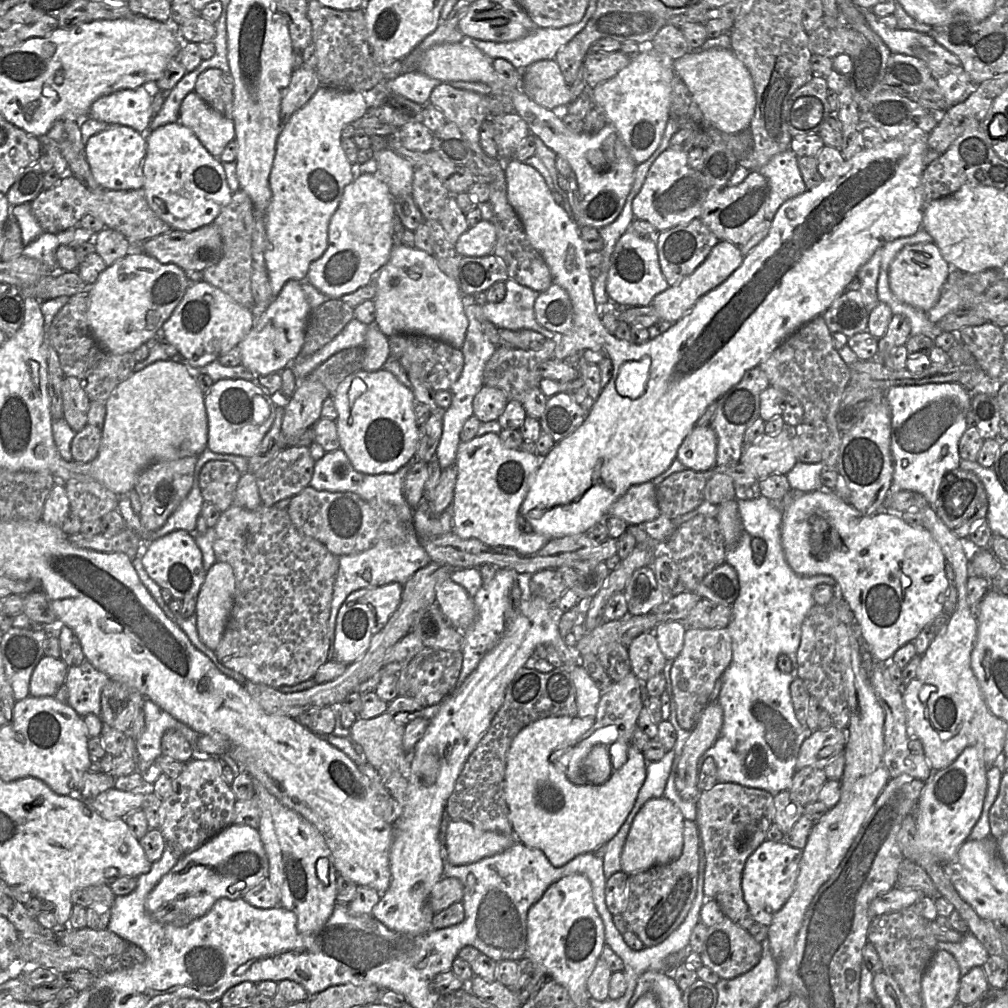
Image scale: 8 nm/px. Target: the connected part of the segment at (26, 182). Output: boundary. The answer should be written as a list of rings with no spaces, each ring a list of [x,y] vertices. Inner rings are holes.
[[[34,163],[20,172],[17,179],[6,193],[11,206],[31,203],[43,190],[45,172],[39,163]]]

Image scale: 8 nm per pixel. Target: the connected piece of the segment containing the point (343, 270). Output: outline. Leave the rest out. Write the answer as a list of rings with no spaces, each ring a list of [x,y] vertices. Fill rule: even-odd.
[[[362,173],[354,178],[345,187],[339,205],[330,219],[327,249],[320,258],[310,264],[306,280],[329,298],[340,299],[377,278],[392,249],[393,204],[394,197],[379,175]],[[356,206],[367,210],[369,237],[363,242],[357,241],[349,231],[351,215]]]

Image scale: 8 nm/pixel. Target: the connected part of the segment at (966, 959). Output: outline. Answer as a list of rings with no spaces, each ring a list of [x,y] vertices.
[[[966,932],[960,942],[938,942],[938,949],[950,952],[959,964],[962,976],[973,967],[983,966],[990,954],[982,943],[970,932]]]

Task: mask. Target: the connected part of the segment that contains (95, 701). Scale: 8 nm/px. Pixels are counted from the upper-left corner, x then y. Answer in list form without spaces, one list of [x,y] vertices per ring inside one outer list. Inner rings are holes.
[[[87,660],[78,666],[69,667],[65,681],[68,690],[67,704],[81,717],[87,714],[101,715],[101,693],[109,681],[110,678],[106,674],[98,671]]]

